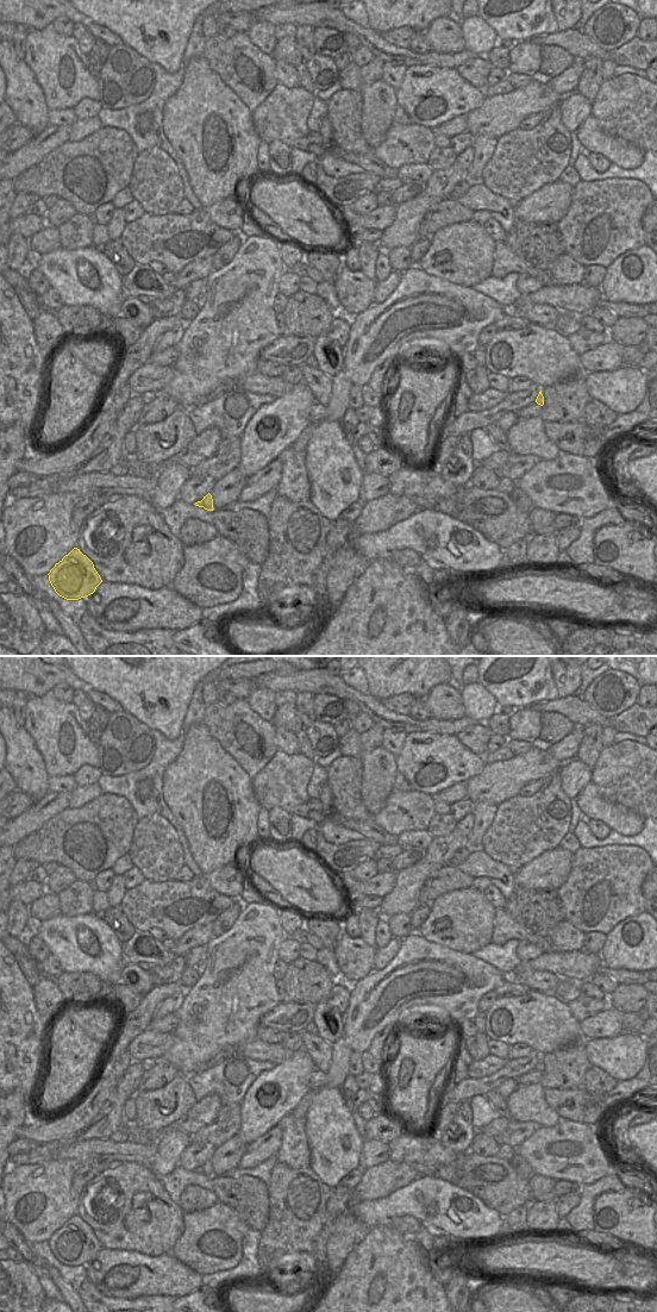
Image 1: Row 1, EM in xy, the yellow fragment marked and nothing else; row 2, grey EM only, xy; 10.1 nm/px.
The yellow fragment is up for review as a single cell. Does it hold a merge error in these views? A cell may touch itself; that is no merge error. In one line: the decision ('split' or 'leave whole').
split

